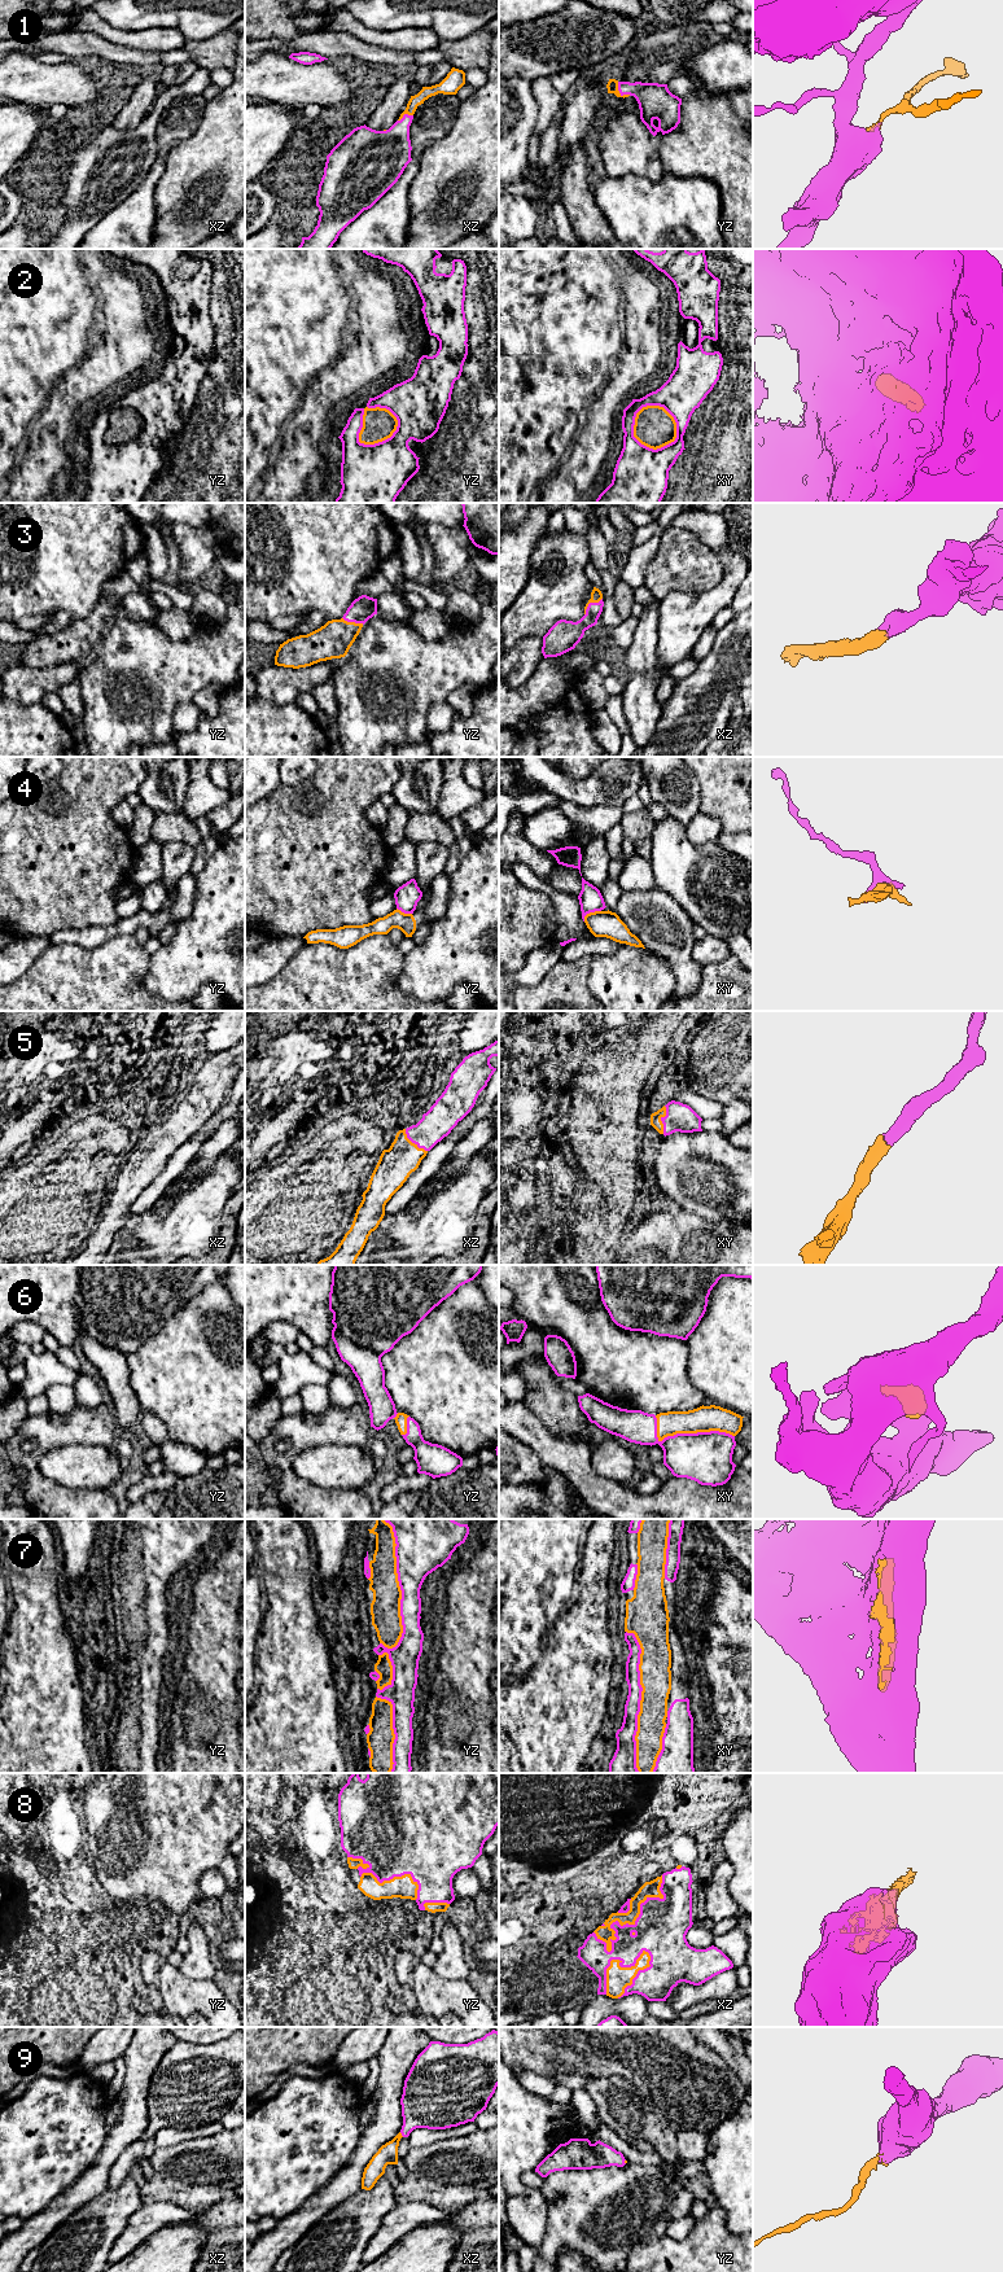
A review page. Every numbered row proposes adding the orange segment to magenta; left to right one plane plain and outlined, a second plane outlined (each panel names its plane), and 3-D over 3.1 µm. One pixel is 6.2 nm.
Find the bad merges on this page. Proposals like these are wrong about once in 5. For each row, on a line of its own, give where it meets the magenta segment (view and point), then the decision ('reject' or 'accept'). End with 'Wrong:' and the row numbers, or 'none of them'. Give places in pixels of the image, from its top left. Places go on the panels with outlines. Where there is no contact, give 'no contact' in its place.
1: yz (620, 92) | accept
2: xy (665, 408) | accept
3: xz (590, 603) | accept
4: xy (590, 911) | reject
5: xy (661, 1120) | accept
6: xy (684, 1434) | accept
7: xy (640, 1699) | accept
8: xz (638, 1917) | accept
9: xz (402, 2135) | accept
Wrong: 4

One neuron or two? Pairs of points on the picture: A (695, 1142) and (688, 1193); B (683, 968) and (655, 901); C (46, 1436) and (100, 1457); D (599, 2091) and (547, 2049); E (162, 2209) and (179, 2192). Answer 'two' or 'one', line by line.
A: one
B: one
C: two
D: two
E: two

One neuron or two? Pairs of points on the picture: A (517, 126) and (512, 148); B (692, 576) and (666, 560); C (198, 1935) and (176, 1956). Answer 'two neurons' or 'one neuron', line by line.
A: one neuron
B: one neuron
C: two neurons

